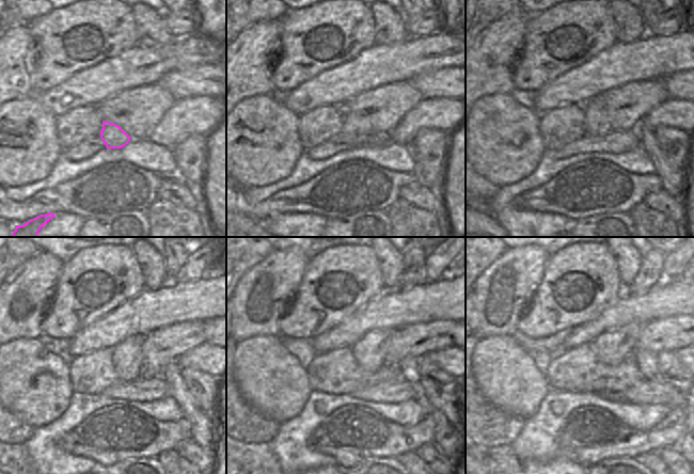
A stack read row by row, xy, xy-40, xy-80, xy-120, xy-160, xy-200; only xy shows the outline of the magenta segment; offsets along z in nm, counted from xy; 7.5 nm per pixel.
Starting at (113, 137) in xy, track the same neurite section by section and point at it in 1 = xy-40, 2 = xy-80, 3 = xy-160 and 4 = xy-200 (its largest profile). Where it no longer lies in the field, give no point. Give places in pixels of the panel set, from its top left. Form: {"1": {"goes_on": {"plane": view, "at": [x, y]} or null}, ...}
{"1": {"goes_on": {"plane": "xy-40", "at": [355, 128]}}, "2": {"goes_on": {"plane": "xy-80", "at": [596, 124]}}, "3": {"goes_on": {"plane": "xy-160", "at": [368, 351]}}, "4": {"goes_on": {"plane": "xy-200", "at": [613, 346]}}}

